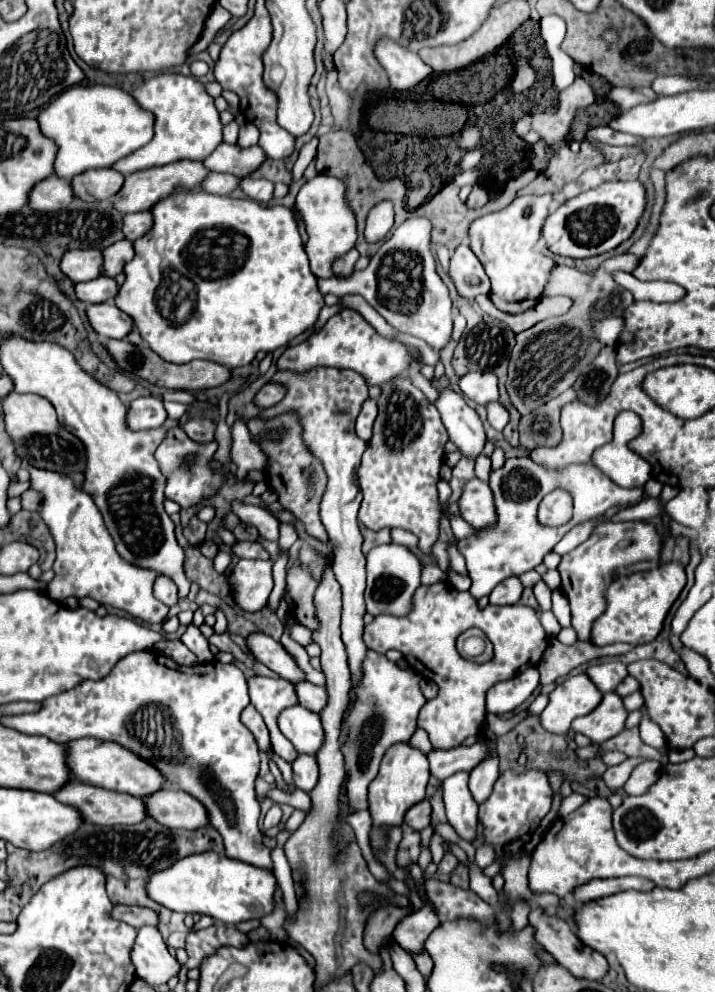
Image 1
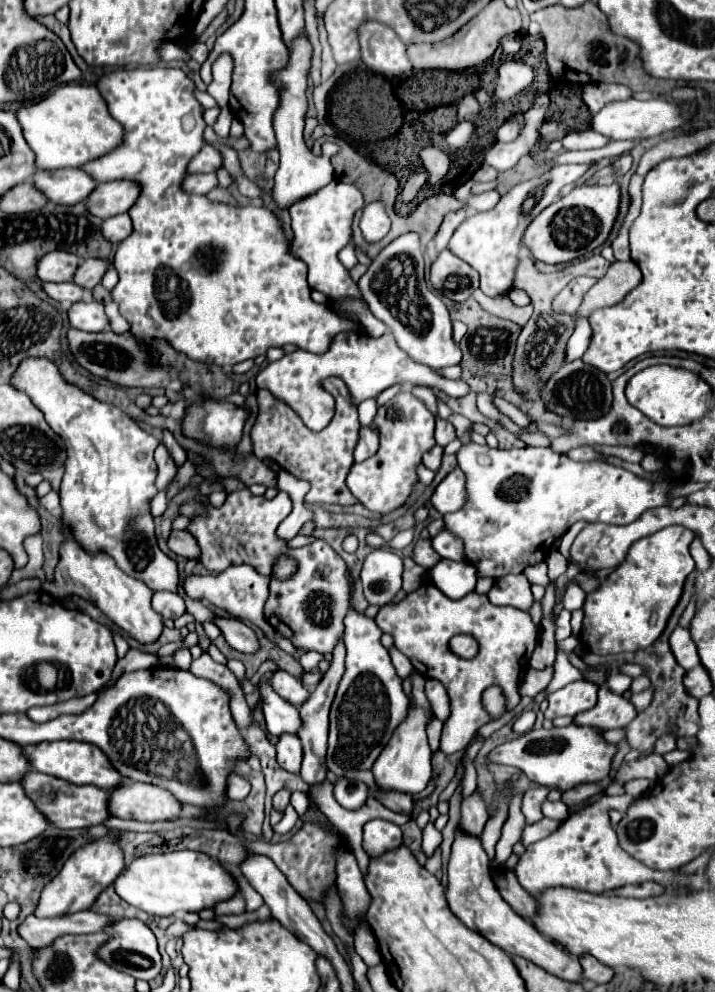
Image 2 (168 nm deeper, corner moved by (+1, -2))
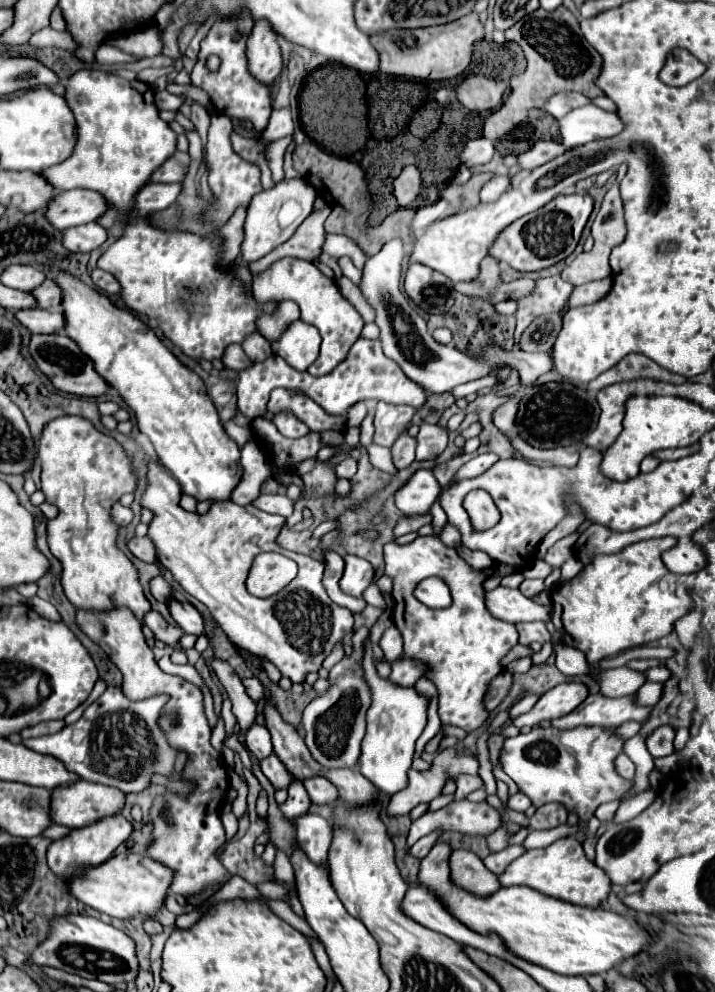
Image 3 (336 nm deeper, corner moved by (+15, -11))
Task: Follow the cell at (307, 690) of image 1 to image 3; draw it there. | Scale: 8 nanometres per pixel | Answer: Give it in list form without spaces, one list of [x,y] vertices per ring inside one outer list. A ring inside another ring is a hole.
[[[257,677],[243,679],[243,685],[245,685],[245,689],[247,689],[247,693],[249,693],[249,697],[251,697],[253,701],[265,699],[265,687],[263,687],[263,683],[261,683]]]

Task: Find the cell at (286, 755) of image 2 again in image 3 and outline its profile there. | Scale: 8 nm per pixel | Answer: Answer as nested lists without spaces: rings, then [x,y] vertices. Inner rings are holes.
[[[259,721],[253,729],[249,729],[249,733],[245,735],[247,741],[247,749],[259,759],[263,761],[265,757],[273,755],[273,743],[271,743],[271,733],[269,729]]]

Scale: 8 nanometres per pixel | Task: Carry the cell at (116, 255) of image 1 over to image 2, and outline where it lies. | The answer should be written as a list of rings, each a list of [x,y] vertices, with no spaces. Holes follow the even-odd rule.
[[[97,258],[81,260],[79,268],[77,268],[75,276],[73,276],[73,284],[81,286],[83,290],[93,290],[93,286],[101,282],[107,268],[109,268],[107,260],[97,260]]]

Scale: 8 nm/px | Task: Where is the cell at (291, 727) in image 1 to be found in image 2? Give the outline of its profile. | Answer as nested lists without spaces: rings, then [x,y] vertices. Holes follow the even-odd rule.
[[[267,682],[259,684],[259,696],[261,696],[261,710],[265,716],[265,726],[273,736],[279,736],[283,732],[297,734],[301,726],[301,718],[295,710],[295,706],[287,704],[281,696],[277,696]]]

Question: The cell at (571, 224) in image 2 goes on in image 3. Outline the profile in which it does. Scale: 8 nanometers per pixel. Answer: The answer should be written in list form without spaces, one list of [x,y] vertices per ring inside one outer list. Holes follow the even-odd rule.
[[[559,195],[553,201],[549,201],[545,207],[513,221],[507,229],[501,231],[497,241],[491,247],[491,255],[499,261],[509,263],[515,271],[533,273],[547,269],[565,257],[569,257],[583,233],[583,227],[593,211],[593,197],[583,195]]]

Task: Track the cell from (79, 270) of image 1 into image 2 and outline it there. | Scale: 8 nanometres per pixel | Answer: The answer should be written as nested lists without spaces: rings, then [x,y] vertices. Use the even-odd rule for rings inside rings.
[[[49,252],[39,258],[37,278],[41,282],[71,282],[75,270],[79,266],[79,258],[69,252]]]

